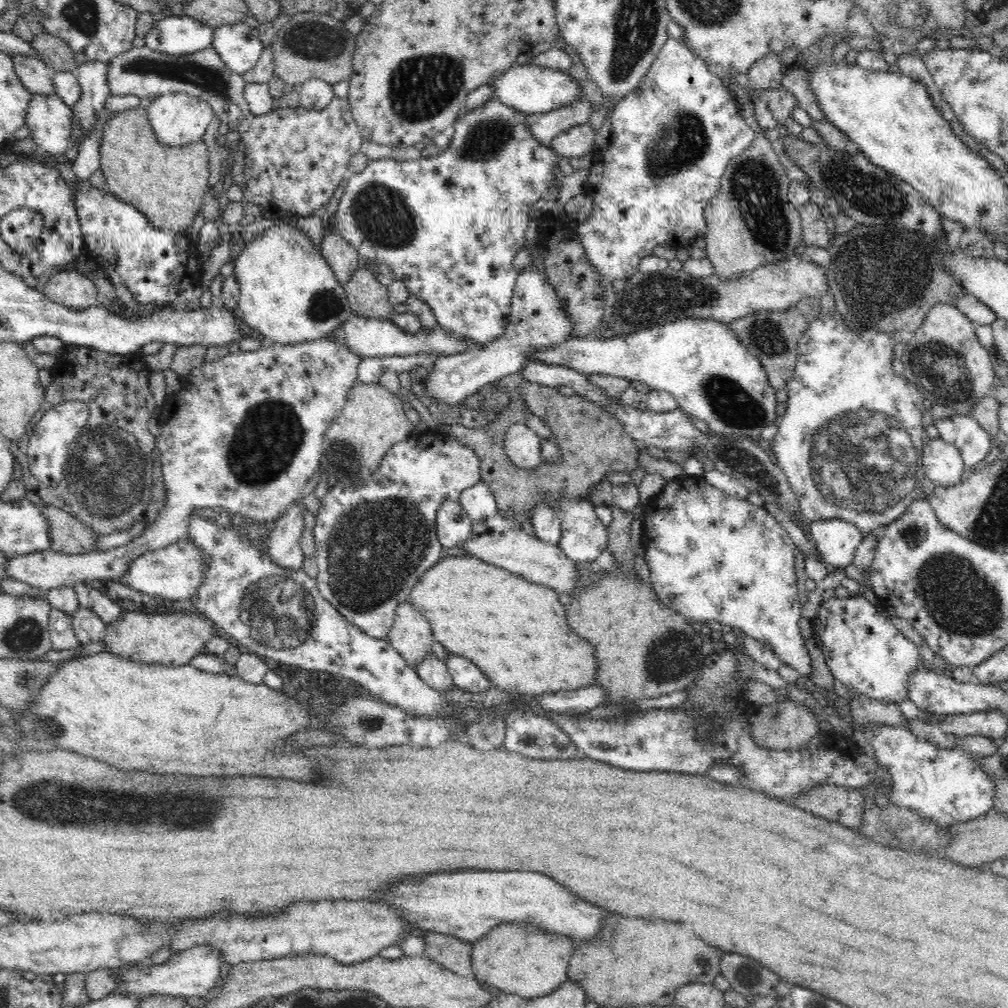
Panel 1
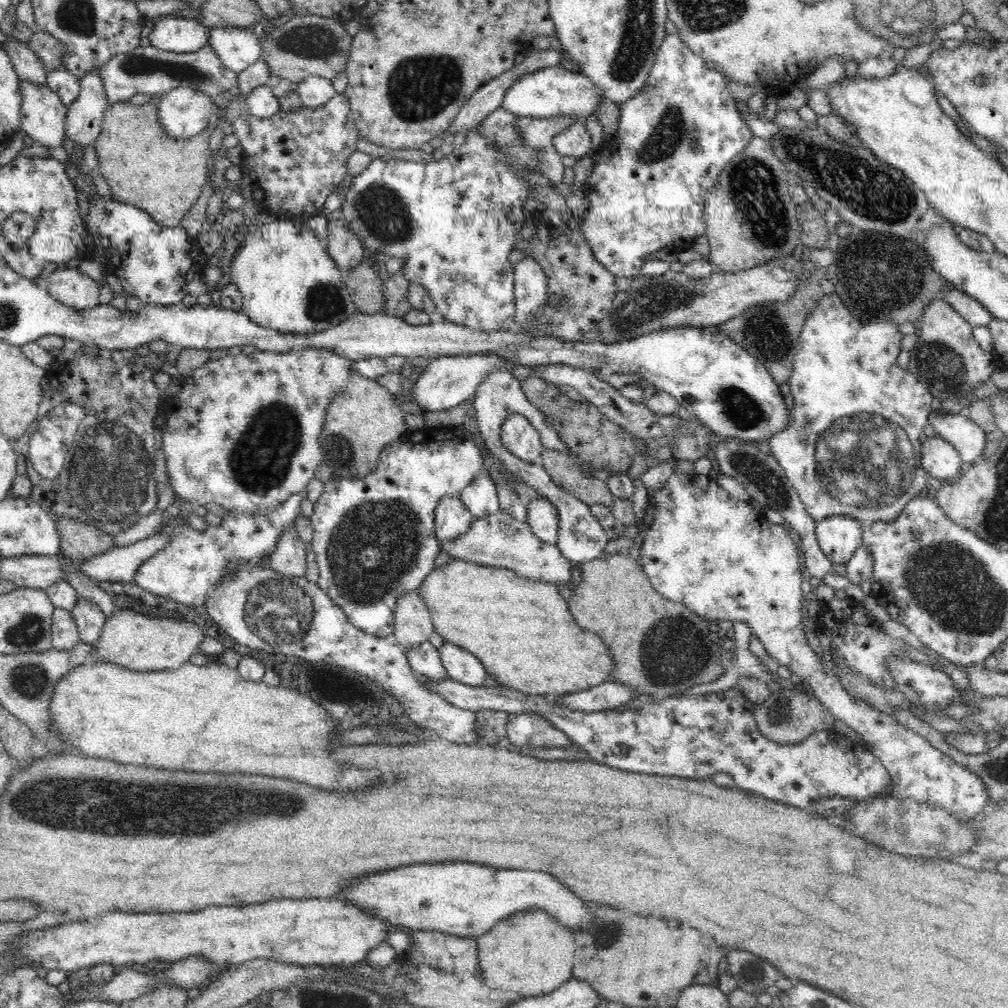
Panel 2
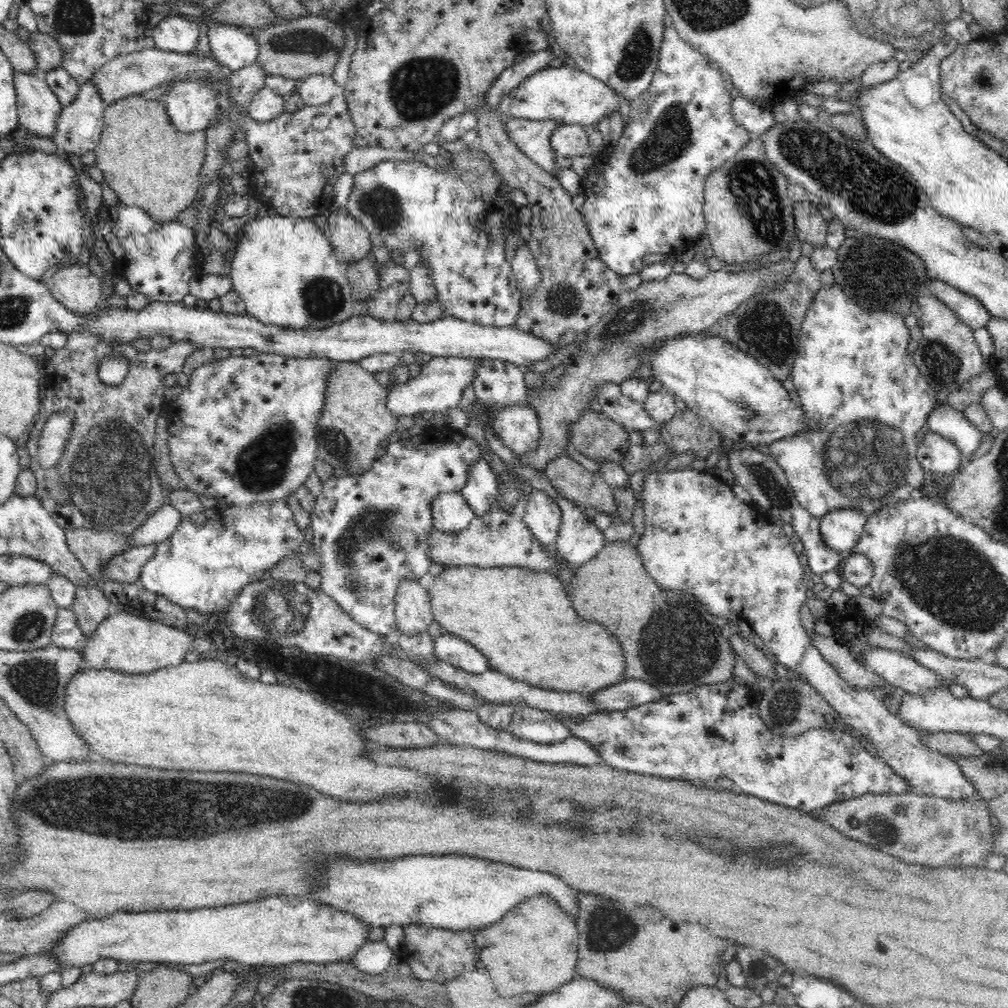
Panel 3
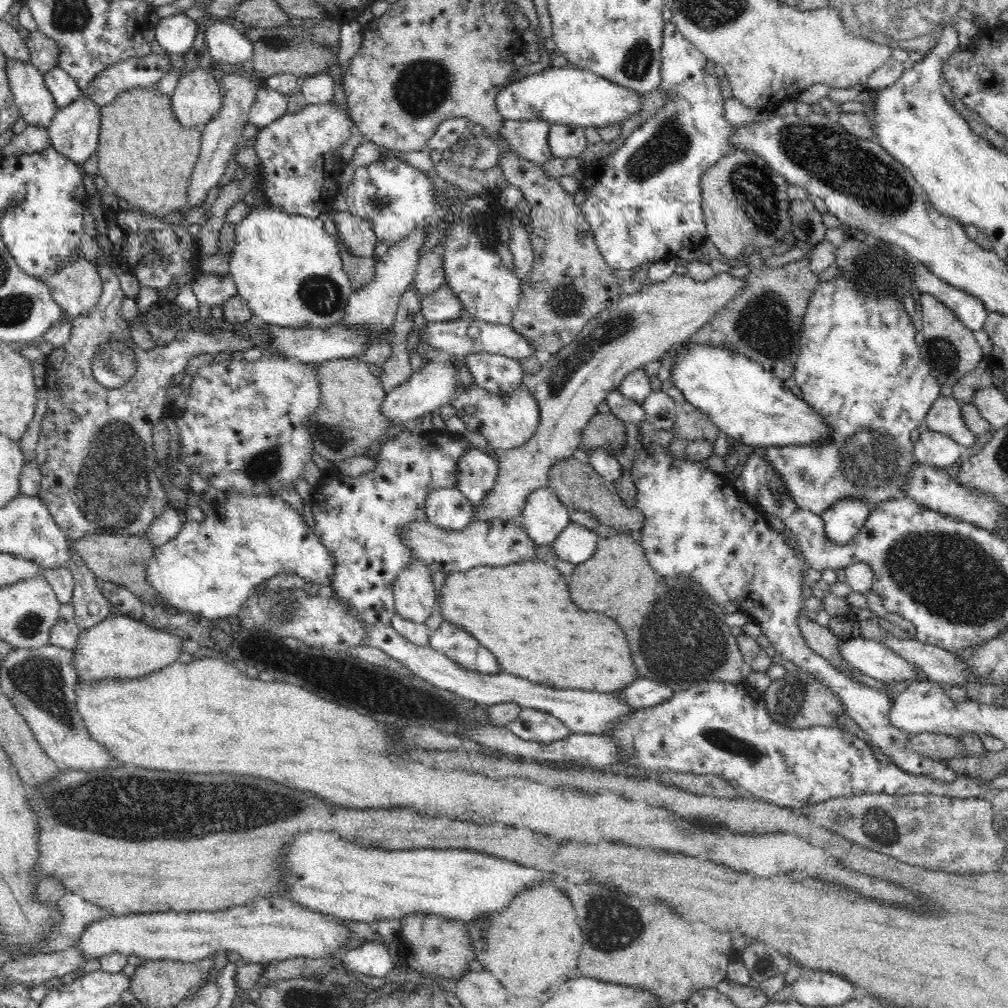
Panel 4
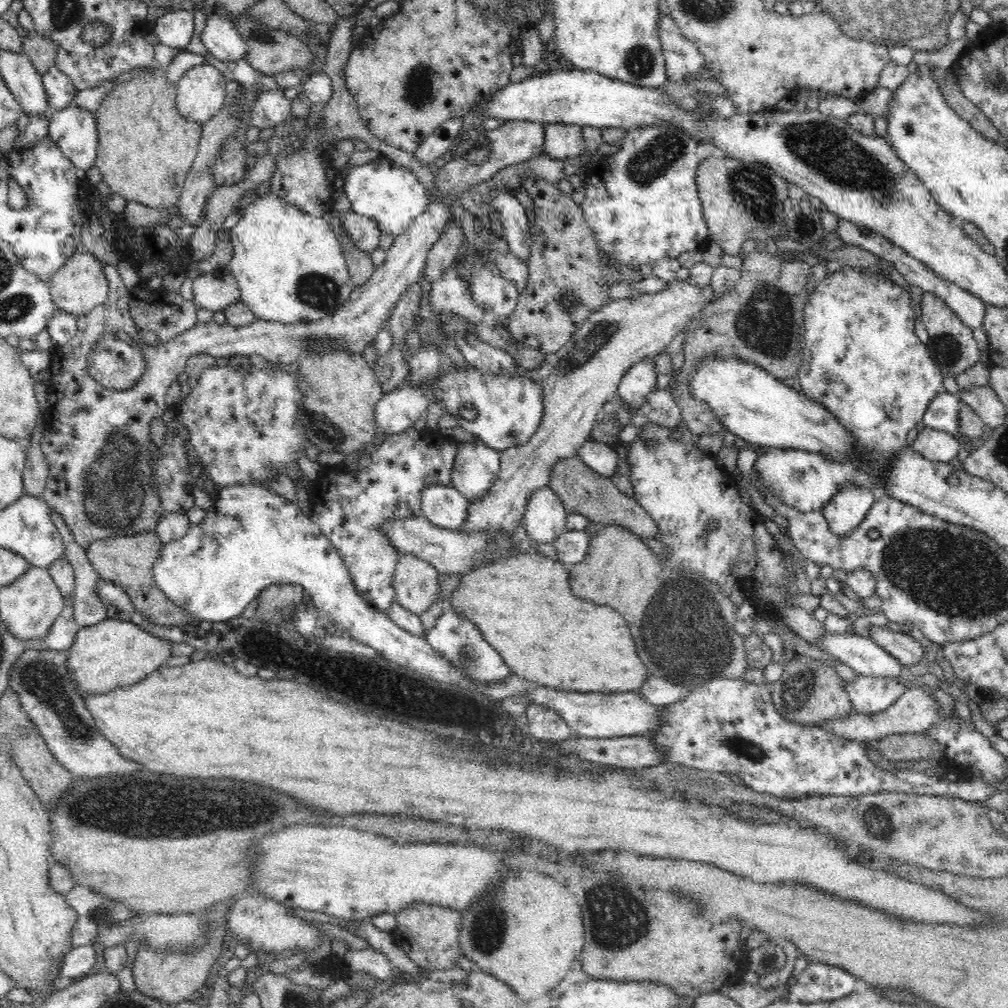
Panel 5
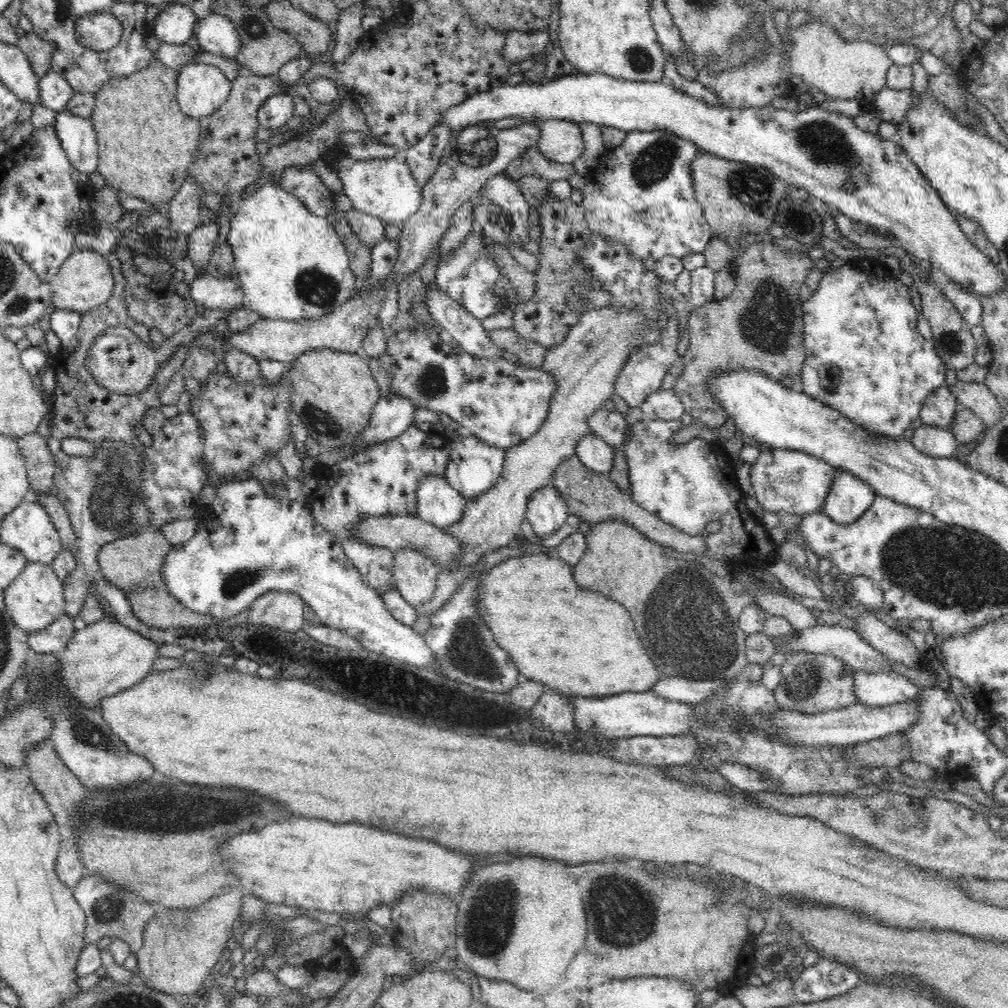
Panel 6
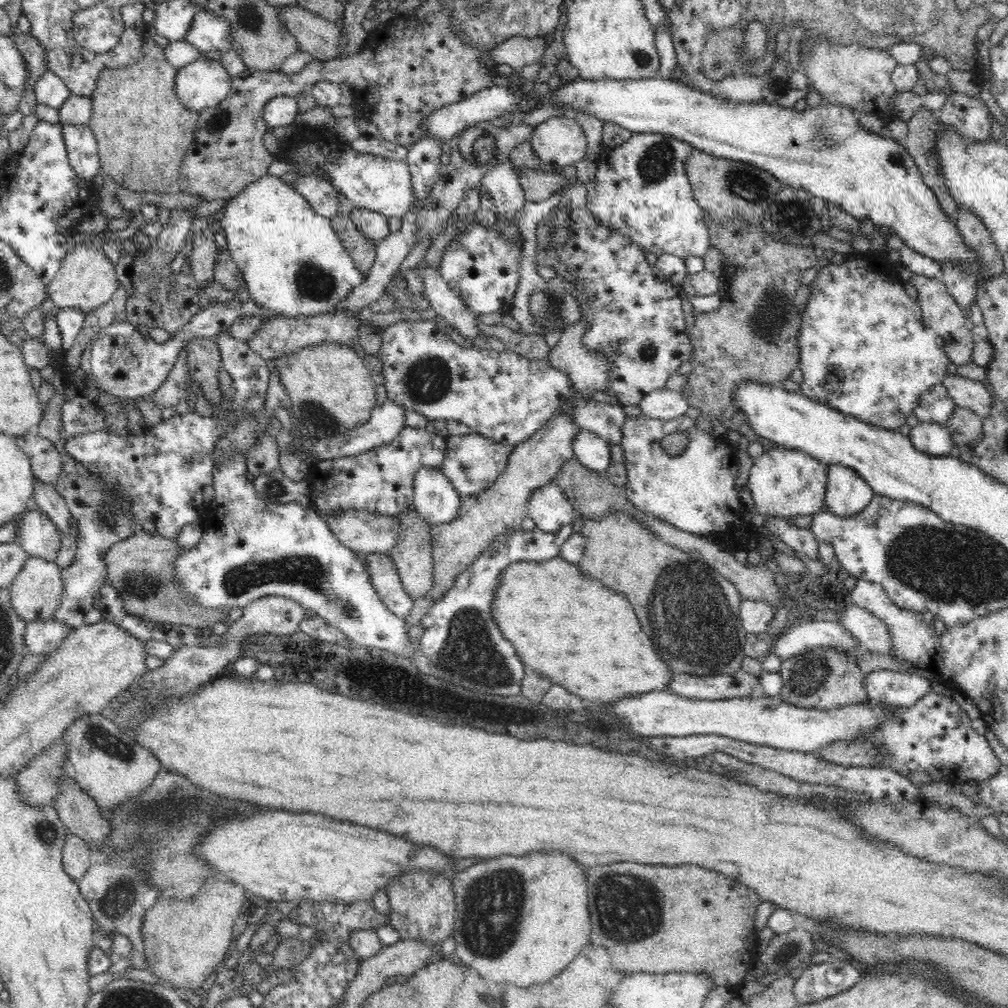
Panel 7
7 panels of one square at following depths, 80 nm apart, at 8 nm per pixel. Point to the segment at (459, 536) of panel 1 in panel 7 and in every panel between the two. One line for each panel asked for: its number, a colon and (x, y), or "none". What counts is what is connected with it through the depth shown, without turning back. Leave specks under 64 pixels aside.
2: (452, 519)
3: (451, 513)
4: (448, 509)
5: (444, 506)
6: (438, 503)
7: (436, 500)

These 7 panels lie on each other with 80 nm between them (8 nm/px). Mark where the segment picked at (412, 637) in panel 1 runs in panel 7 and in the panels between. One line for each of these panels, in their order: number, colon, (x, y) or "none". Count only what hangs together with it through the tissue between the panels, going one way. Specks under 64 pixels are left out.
2: (413, 625)
3: (413, 611)
4: (413, 588)
5: (416, 583)
6: (415, 575)
7: (413, 560)

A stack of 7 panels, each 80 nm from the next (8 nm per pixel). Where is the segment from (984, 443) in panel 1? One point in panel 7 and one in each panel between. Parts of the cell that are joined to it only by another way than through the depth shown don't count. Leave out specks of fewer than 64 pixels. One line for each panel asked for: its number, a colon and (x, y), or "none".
2: (958, 429)
3: (952, 424)
4: (944, 416)
5: (942, 413)
6: (939, 409)
7: (935, 405)

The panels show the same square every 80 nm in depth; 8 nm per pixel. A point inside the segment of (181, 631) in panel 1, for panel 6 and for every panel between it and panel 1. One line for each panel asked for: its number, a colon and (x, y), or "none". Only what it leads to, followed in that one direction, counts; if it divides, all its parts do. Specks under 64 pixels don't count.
2: (135, 641)
3: (129, 643)
4: (119, 647)
5: (114, 653)
6: (103, 658)

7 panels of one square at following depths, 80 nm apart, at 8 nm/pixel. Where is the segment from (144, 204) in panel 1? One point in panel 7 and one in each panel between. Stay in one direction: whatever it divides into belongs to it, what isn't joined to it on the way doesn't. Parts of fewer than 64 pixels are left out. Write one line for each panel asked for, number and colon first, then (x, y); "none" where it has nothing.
2: (144, 167)
3: (147, 163)
4: (146, 156)
5: (146, 149)
6: (146, 144)
7: (143, 132)

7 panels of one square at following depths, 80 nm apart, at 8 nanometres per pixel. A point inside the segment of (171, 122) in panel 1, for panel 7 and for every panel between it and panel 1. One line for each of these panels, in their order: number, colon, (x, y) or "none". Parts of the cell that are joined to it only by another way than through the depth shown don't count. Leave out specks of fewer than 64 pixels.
2: (184, 112)
3: (192, 106)
4: (196, 101)
5: (200, 95)
6: (202, 89)
7: (203, 84)

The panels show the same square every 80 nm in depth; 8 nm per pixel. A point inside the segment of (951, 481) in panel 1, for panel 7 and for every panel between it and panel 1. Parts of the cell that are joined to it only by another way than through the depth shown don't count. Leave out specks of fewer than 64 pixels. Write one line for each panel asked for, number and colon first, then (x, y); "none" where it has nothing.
2: (940, 459)
3: (938, 456)
4: (932, 448)
5: (936, 445)
6: (936, 442)
7: (933, 439)

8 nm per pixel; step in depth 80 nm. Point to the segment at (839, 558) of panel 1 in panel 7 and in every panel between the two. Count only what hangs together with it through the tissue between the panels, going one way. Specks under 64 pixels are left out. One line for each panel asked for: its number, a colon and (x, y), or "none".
2: (839, 537)
3: (841, 529)
4: (842, 522)
5: (848, 508)
6: (849, 497)
7: (847, 493)

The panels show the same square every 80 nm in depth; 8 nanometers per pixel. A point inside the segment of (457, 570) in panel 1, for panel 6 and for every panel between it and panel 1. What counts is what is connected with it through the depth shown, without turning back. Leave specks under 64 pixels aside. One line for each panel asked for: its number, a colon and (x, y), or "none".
2: (521, 630)
3: (522, 621)
4: (522, 612)
5: (523, 606)
6: (582, 644)

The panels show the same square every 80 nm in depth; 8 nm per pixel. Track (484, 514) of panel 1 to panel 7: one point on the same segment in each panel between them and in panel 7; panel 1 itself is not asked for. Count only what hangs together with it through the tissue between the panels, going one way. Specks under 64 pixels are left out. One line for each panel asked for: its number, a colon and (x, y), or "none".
2: (480, 498)
3: (480, 490)
4: (477, 471)
5: (476, 466)
6: (474, 466)
7: (472, 463)

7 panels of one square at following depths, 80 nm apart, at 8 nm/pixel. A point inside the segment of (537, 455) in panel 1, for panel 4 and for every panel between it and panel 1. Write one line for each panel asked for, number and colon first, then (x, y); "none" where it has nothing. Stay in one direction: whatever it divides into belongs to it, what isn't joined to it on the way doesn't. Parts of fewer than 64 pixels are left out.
2: (517, 434)
3: (518, 427)
4: (507, 422)

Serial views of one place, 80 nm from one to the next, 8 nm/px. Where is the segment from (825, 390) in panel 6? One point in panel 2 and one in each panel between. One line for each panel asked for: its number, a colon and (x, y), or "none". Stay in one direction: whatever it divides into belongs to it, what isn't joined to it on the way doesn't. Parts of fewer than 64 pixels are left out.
2: (852, 446)
3: (864, 400)
4: (859, 366)
5: (862, 361)

